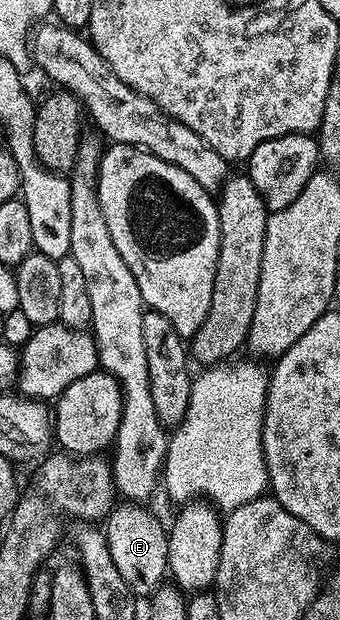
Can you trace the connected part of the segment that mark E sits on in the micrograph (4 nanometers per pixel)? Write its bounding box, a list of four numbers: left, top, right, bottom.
[103,504,169,596]

